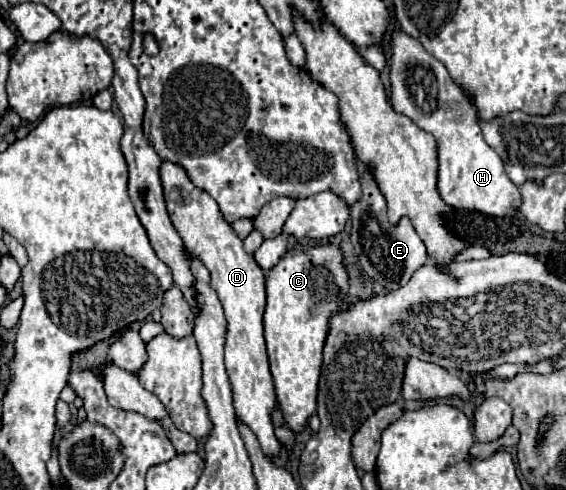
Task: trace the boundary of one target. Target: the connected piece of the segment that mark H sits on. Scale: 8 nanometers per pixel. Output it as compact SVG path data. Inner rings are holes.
M394 31L392 35L390 83L394 111L410 117L438 141L438 191L442 199L462 211L478 211L492 217L512 215L520 207L522 195L508 179L502 159L486 145L472 103L452 81L448 69L404 31Z

